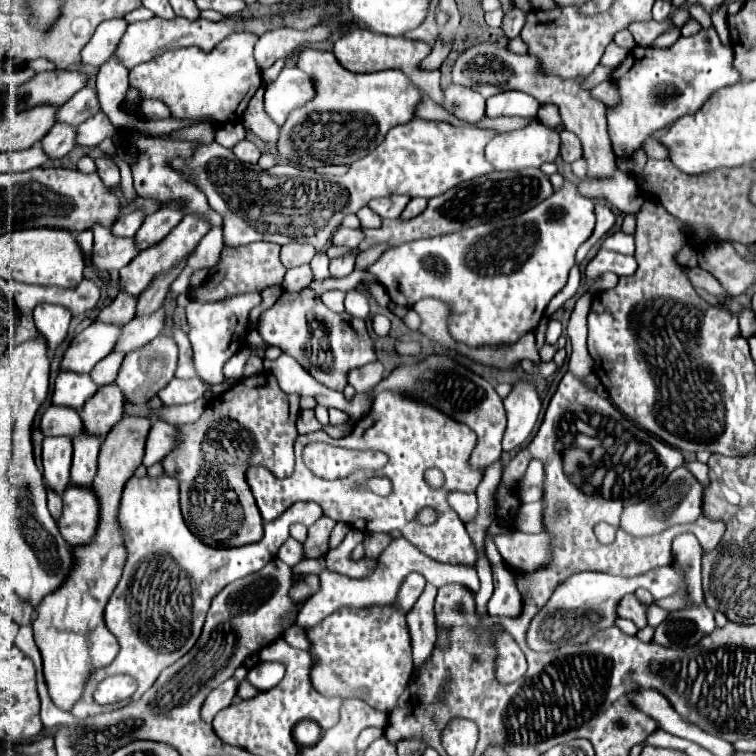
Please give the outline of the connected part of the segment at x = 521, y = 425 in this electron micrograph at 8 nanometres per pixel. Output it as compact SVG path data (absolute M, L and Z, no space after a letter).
M519 380L513 384L507 398L503 398L507 427L503 435L503 450L520 447L533 431L541 411L537 386L531 380Z

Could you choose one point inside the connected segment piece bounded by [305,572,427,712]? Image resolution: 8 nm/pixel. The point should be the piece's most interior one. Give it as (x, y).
(367, 654)

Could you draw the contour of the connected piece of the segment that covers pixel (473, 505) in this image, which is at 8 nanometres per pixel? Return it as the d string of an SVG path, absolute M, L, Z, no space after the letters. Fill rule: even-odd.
M449 492L447 494L449 506L459 514L463 522L471 522L477 514L477 498L475 494L465 494L465 492Z

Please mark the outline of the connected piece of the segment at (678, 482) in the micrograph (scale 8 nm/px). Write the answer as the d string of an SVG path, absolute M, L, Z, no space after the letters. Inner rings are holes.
M679 466L669 474L665 484L661 484L661 488L653 492L653 496L649 496L641 504L633 504L625 508L625 512L621 514L621 526L625 532L633 536L651 536L663 532L663 528L669 528L673 524L693 522L701 516L701 496L703 496L701 484L685 466Z

